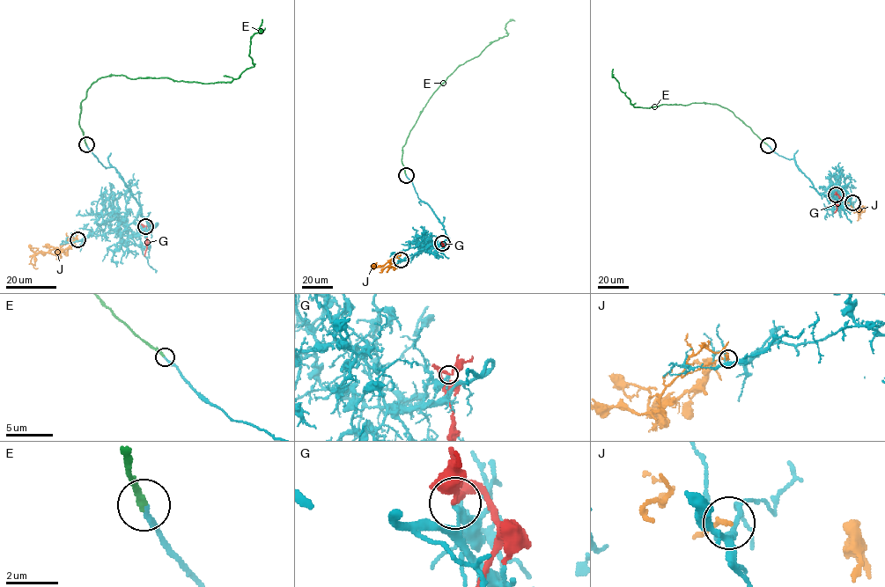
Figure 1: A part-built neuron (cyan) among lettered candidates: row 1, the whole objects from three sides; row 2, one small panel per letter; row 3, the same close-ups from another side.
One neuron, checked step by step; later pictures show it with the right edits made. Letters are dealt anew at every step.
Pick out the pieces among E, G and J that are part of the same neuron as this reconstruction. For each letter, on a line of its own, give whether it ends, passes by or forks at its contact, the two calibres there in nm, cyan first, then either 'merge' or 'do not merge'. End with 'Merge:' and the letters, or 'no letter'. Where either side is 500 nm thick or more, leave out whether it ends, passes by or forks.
E: it ends | 190/220 nm | merge
G: it passes by | 150/220 nm | do not merge
J: it ends | 140/150 nm | do not merge
Merge: E

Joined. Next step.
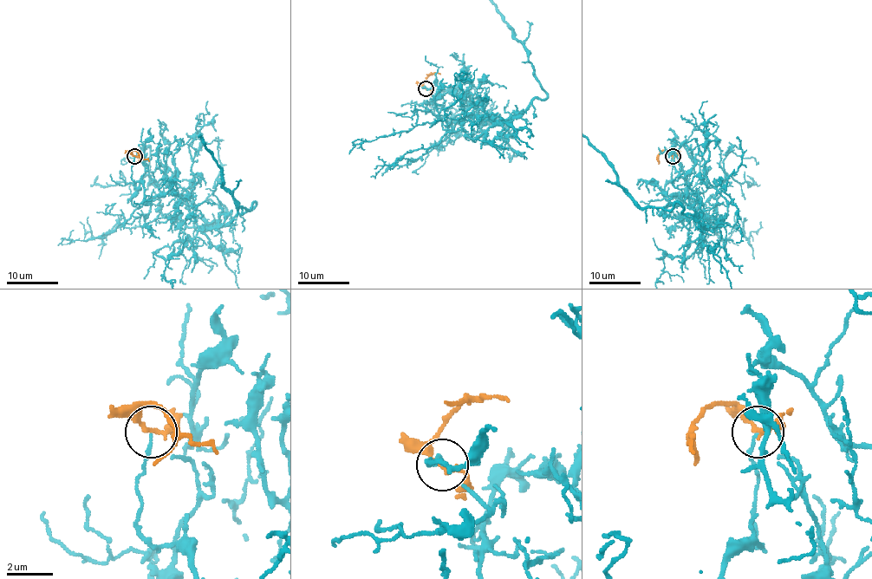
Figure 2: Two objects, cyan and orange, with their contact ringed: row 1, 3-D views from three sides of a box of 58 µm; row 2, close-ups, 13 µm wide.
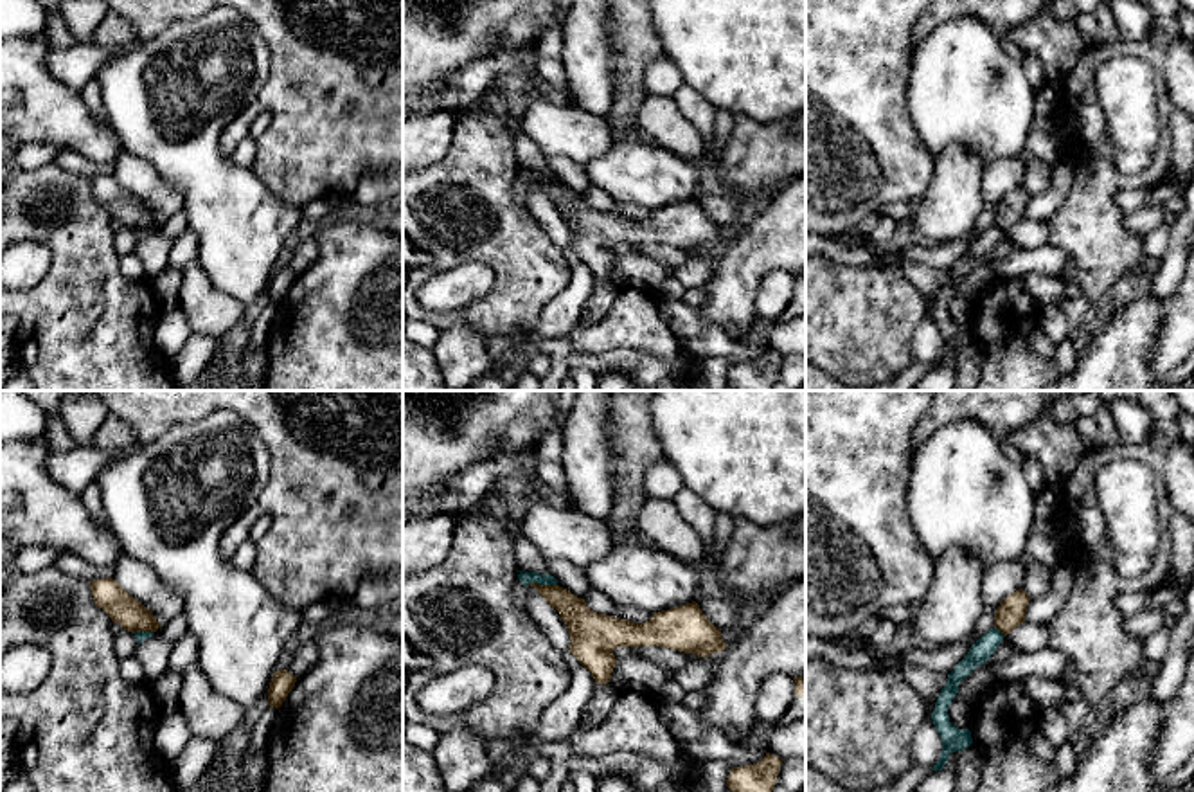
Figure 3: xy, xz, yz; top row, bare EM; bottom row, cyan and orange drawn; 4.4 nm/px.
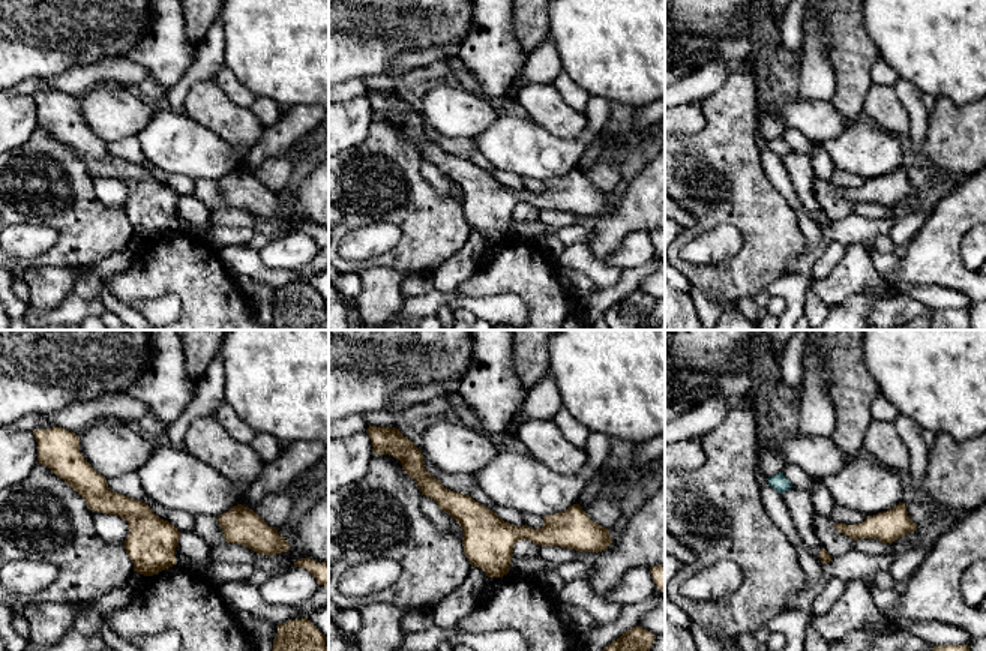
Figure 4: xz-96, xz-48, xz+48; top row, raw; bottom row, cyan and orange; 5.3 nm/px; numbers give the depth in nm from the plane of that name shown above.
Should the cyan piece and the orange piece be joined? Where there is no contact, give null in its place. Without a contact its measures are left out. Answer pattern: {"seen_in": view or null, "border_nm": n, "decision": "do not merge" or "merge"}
{"seen_in": "xz", "border_nm": 140, "decision": "do not merge"}

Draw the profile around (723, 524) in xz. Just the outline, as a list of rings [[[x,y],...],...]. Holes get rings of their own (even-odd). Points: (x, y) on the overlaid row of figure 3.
[[[717,513],[714,518],[716,547],[712,553],[712,562],[716,562],[721,554],[721,551],[728,545],[732,531],[734,531],[734,517]]]

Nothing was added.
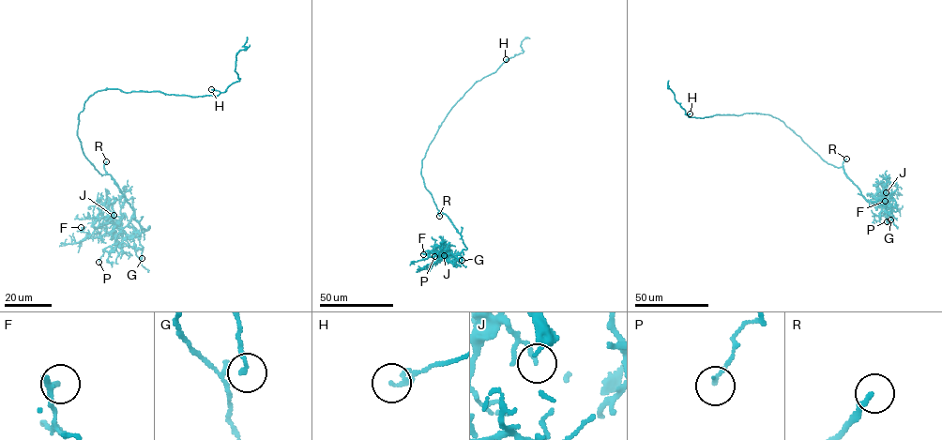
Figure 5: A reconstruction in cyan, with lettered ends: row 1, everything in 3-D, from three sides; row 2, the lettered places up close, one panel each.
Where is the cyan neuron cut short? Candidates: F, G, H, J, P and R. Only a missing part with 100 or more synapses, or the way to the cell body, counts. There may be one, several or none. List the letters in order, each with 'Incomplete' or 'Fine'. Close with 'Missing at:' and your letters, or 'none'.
F: Fine
G: Fine
H: Fine
J: Fine
P: Fine
R: Incomplete
Missing at: R

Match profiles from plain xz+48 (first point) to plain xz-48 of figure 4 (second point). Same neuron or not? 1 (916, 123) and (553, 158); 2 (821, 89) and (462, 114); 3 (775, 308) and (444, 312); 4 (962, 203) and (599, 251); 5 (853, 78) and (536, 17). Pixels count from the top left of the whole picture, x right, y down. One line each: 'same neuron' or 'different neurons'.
1: different neurons
2: different neurons
3: same neuron
4: same neuron
5: same neuron

